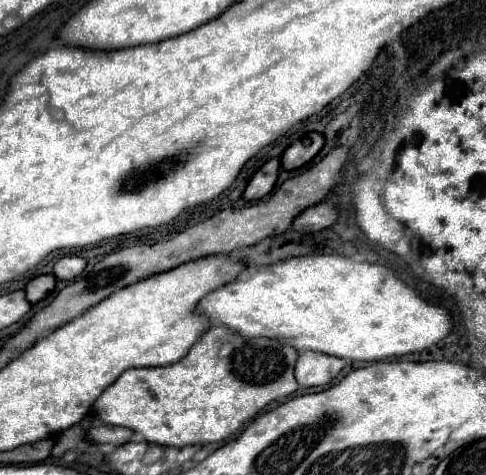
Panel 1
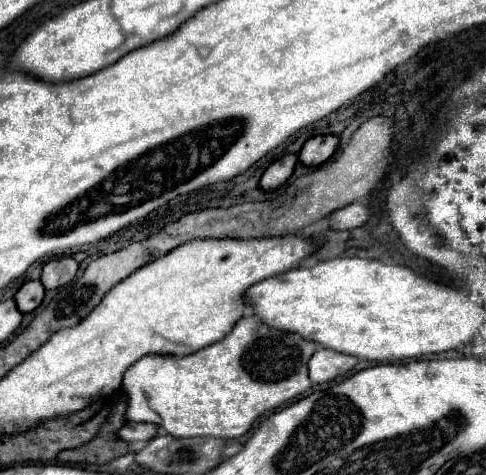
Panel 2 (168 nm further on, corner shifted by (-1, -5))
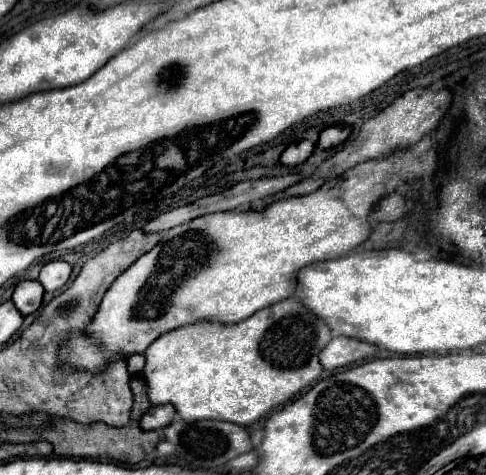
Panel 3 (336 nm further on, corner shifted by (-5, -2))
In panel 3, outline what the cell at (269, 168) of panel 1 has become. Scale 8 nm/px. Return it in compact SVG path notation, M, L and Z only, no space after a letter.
M304 139L304 141L300 141L300 143L290 145L290 147L282 153L280 161L282 161L284 165L288 165L288 167L294 167L294 165L304 163L304 161L310 157L312 151L314 151L314 143L312 143L310 139Z

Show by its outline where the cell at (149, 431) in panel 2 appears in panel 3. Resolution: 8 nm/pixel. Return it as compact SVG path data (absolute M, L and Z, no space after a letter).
M170 403L168 405L156 405L156 409L150 409L144 413L140 425L142 425L142 429L152 431L152 429L162 429L162 427L170 425L174 419L176 419L174 405L170 405Z

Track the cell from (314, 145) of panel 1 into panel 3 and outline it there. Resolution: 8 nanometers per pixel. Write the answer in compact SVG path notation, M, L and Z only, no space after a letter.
M334 125L334 127L328 127L320 133L320 139L318 139L318 145L322 149L330 149L330 147L336 147L340 143L344 143L348 139L350 131L346 125Z

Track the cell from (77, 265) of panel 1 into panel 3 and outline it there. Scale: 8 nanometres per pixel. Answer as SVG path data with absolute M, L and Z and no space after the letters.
M52 261L52 263L46 263L40 269L38 281L42 283L42 287L46 291L56 291L56 289L66 285L70 273L72 273L72 265L70 263L66 263L66 261Z

